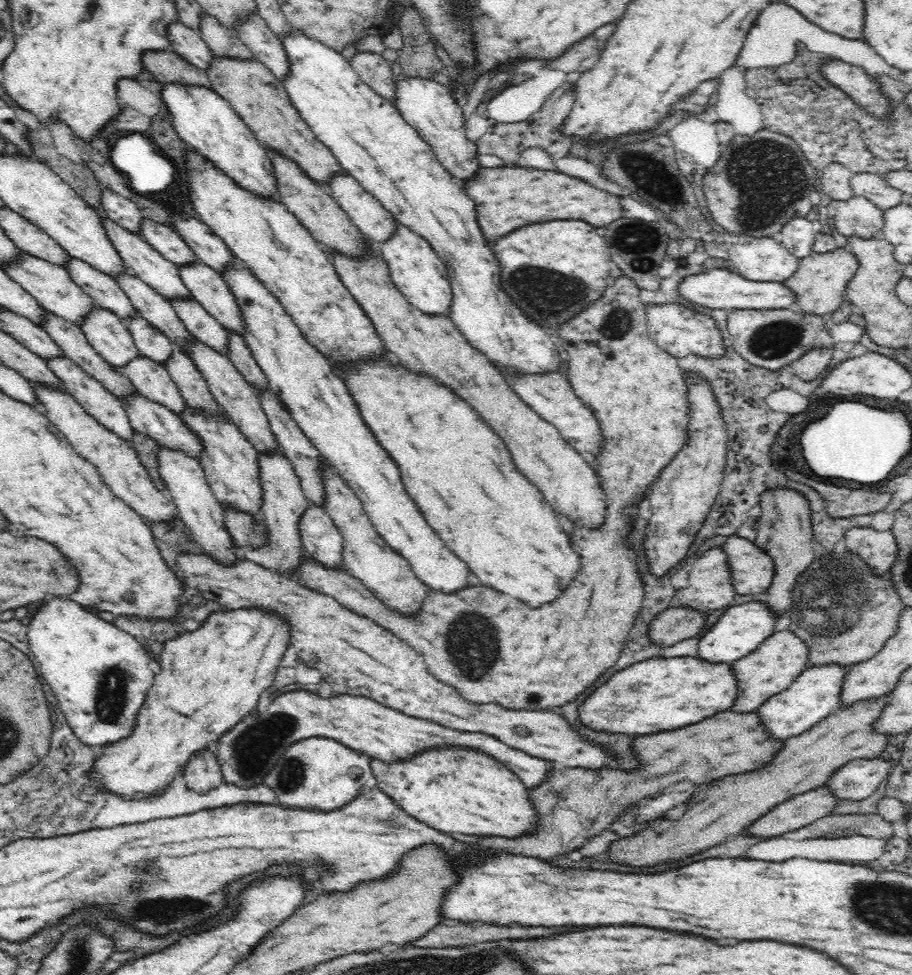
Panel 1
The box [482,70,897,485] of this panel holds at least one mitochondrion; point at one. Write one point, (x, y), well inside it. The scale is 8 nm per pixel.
(769, 176)

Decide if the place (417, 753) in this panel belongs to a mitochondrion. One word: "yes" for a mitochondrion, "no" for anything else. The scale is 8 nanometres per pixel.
no

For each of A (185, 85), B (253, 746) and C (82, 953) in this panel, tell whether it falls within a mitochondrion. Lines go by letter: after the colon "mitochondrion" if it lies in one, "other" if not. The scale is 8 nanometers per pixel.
A: other
B: mitochondrion
C: mitochondrion

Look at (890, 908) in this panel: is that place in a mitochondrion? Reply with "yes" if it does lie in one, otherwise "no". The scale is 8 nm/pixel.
yes

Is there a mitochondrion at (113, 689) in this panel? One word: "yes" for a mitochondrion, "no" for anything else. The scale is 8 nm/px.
yes

